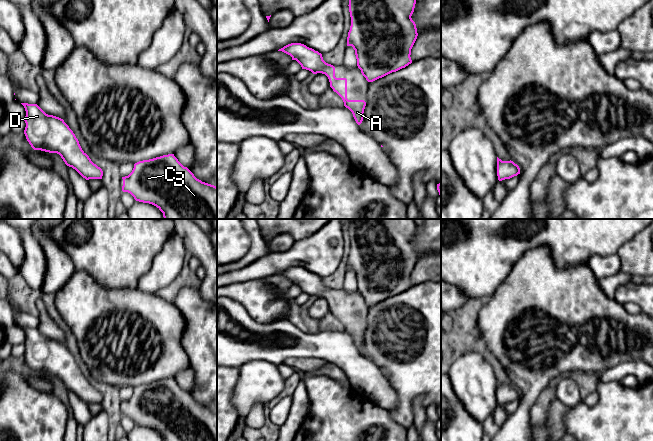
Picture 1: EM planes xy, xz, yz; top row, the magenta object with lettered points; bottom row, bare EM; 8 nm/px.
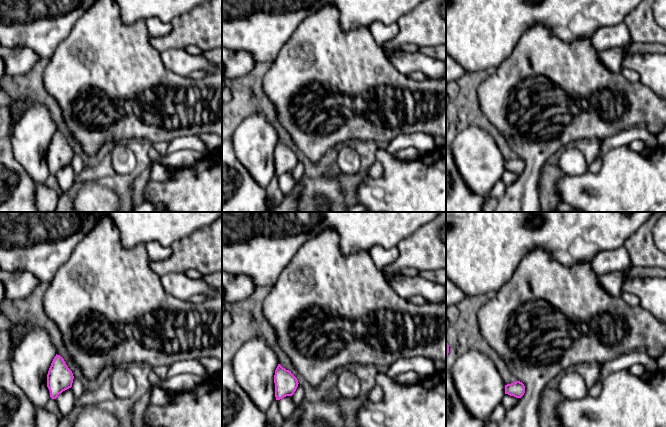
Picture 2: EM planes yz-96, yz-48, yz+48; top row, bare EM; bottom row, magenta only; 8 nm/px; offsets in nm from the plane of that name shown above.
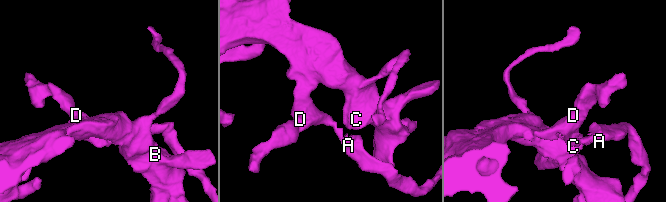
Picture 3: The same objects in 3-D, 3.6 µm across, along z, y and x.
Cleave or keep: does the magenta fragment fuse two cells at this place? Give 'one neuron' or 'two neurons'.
one neuron

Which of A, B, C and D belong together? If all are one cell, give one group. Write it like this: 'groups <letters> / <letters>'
groups A B C D

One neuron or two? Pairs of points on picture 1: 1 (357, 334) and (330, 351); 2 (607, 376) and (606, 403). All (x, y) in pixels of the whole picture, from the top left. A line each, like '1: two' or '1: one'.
1: two
2: two

